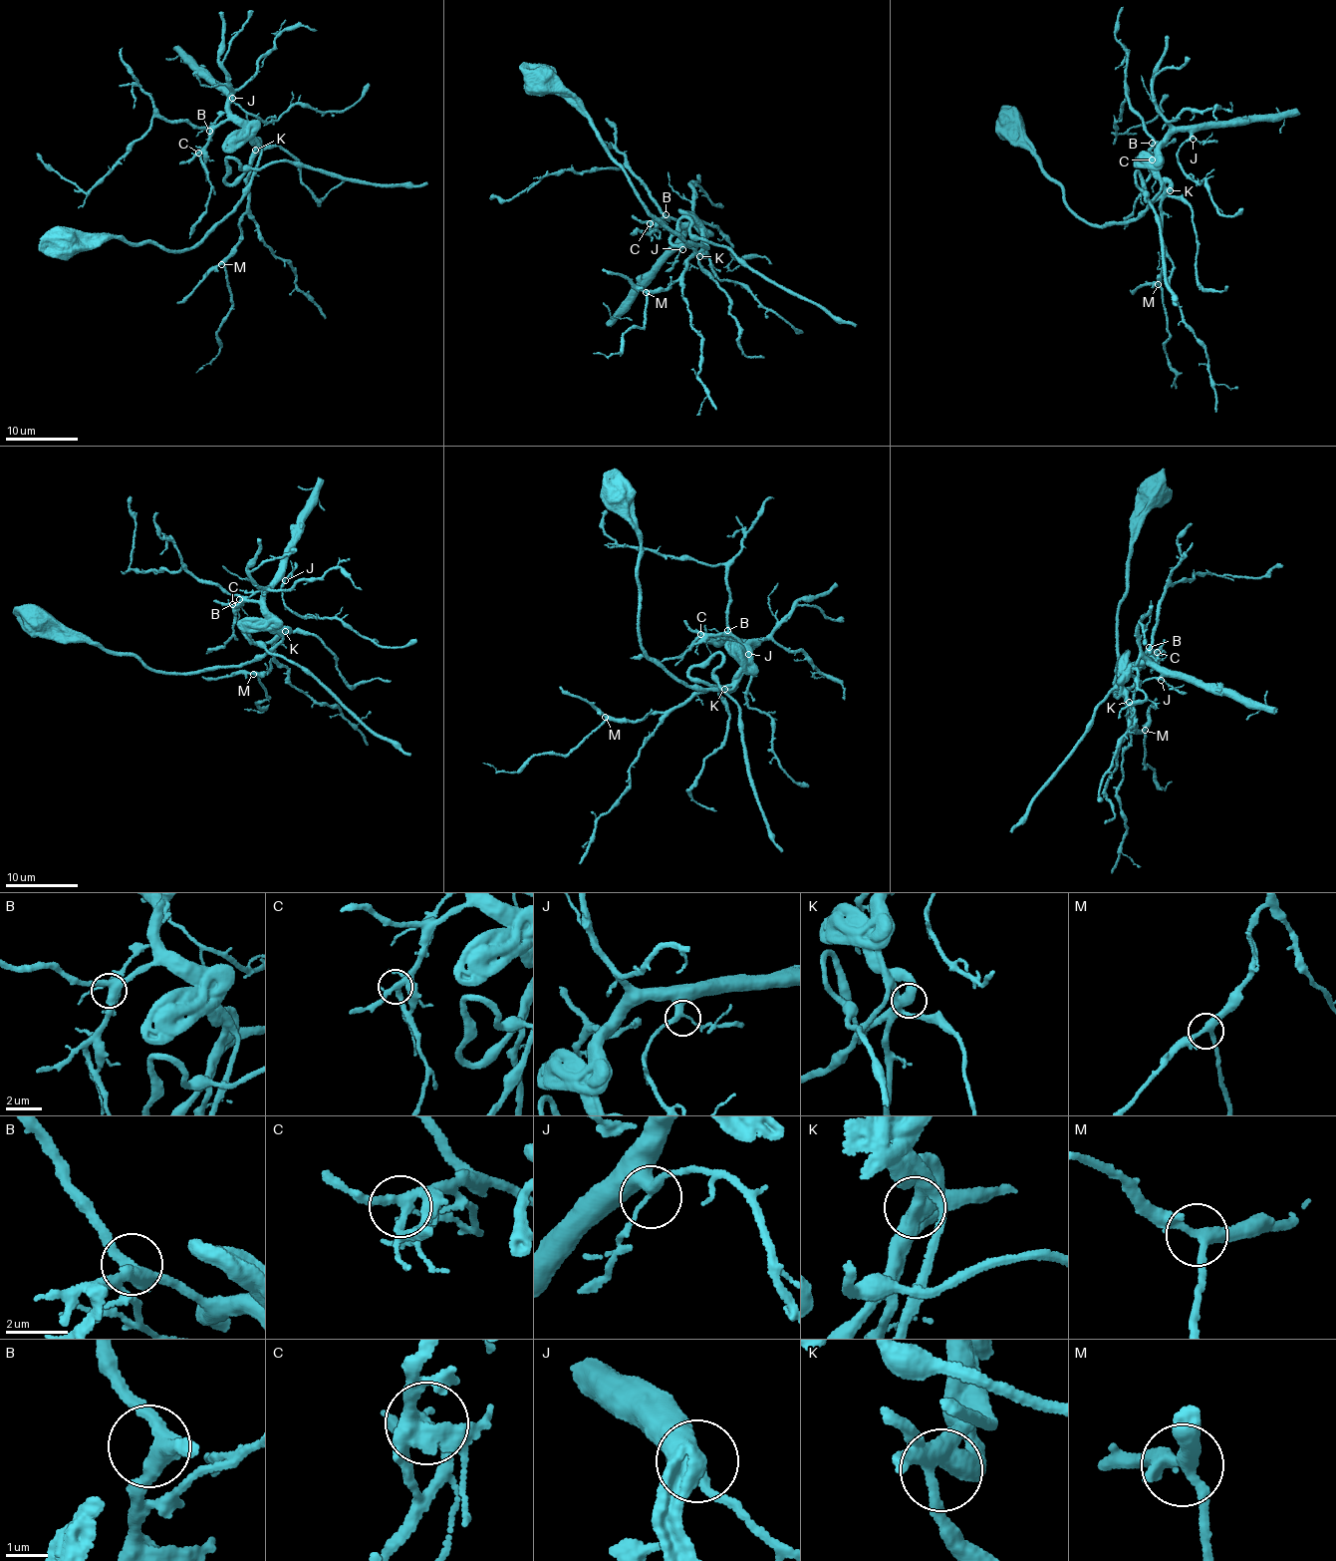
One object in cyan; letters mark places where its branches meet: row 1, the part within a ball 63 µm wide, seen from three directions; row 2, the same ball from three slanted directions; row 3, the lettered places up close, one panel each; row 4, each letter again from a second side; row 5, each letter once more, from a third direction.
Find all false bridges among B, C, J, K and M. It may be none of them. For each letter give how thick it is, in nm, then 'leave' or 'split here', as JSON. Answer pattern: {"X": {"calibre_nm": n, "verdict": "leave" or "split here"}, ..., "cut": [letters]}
{"B": {"calibre_nm": 400, "verdict": "leave"}, "C": {"calibre_nm": 280, "verdict": "leave"}, "J": {"calibre_nm": 300, "verdict": "leave"}, "K": {"calibre_nm": 440, "verdict": "leave"}, "M": {"calibre_nm": 300, "verdict": "leave"}, "cut": []}

